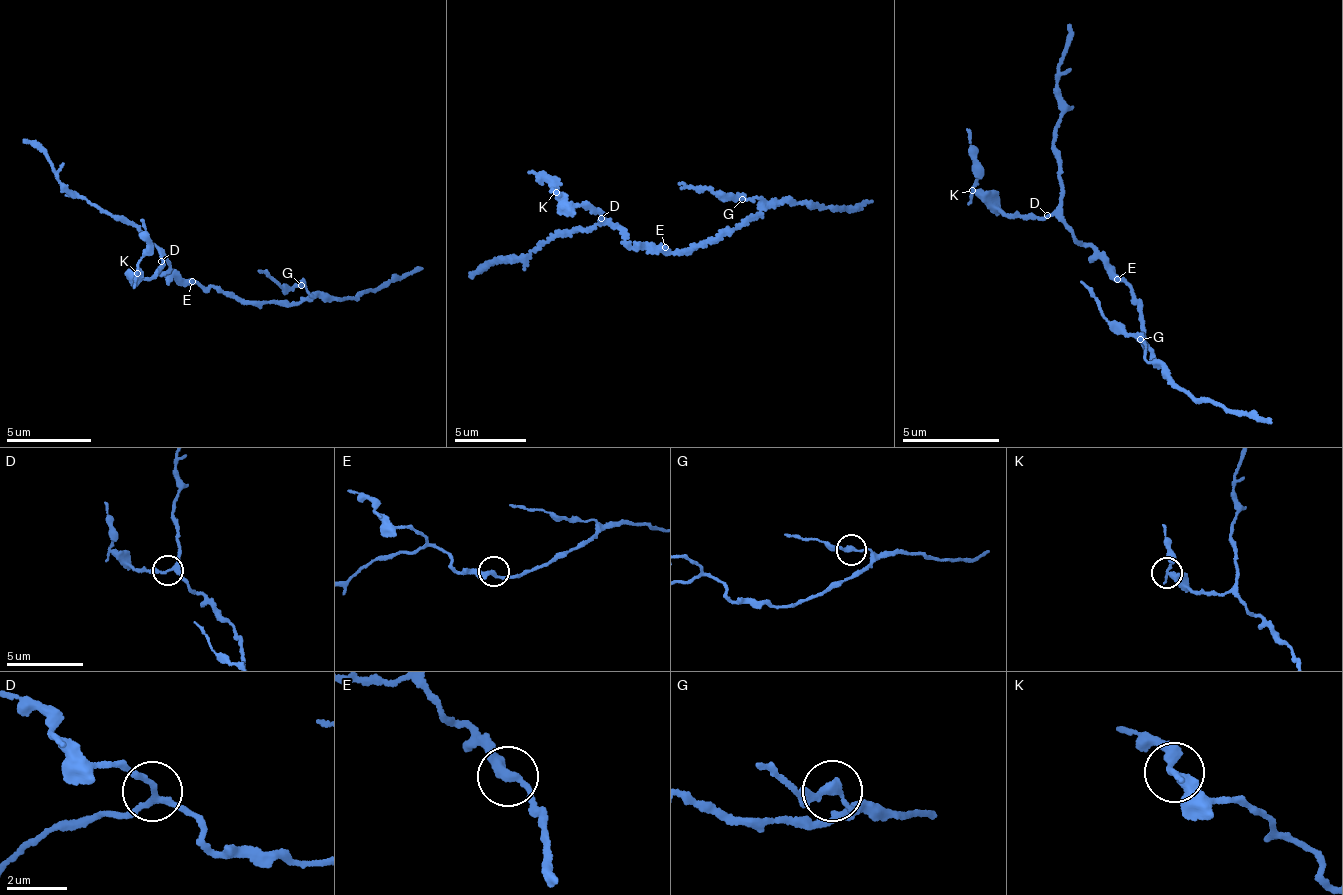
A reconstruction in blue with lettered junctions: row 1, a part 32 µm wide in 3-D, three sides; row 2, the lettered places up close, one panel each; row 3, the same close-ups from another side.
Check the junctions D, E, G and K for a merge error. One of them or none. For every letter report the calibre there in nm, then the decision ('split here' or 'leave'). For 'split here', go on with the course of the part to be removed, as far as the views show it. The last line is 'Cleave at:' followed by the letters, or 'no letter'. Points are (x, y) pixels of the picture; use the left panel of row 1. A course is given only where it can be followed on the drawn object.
D: 180 nm thick; leave
E: 300 nm thick; leave
G: 240 nm thick; leave
K: 320 nm thick; split here; foreign part runs (138, 274), (145, 229), (140, 221)
Cleave at: K

